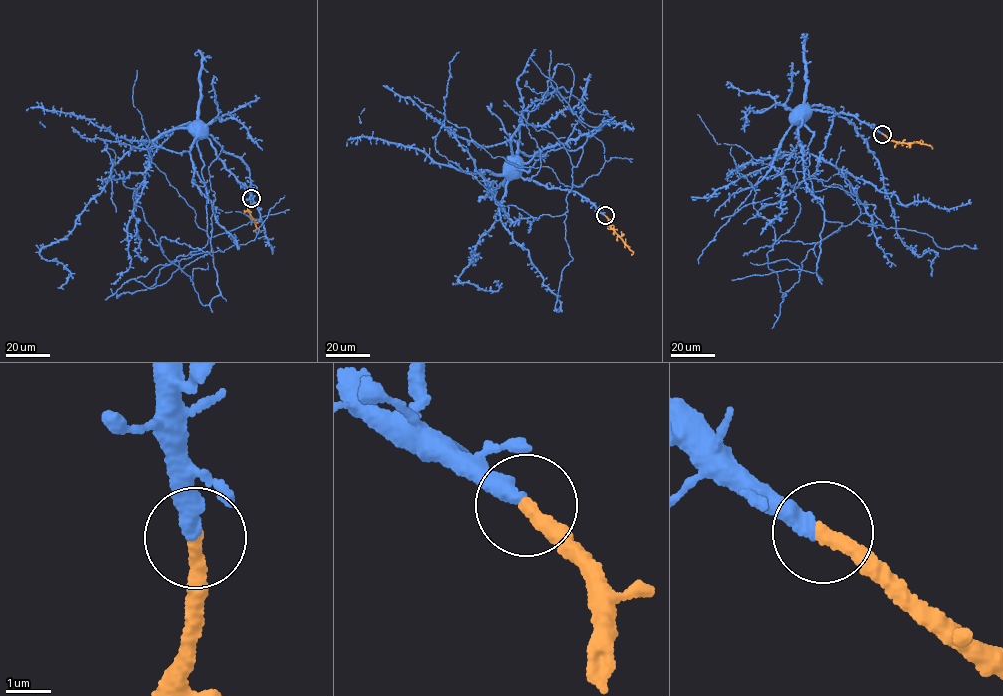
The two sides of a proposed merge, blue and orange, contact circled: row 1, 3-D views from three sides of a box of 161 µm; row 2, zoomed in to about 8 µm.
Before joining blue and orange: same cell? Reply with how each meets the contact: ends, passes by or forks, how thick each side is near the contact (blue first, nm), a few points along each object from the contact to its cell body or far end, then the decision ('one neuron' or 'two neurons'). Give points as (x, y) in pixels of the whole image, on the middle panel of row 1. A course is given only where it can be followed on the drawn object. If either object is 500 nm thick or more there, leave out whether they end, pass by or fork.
blue ends there; orange ends there; 380 nm thick on the blue side, 340 nm on the other; blue runs (605, 215), (578, 193), (548, 188), (523, 178), (511, 159); orange runs (605, 215), (610, 228), (632, 254); one neuron

